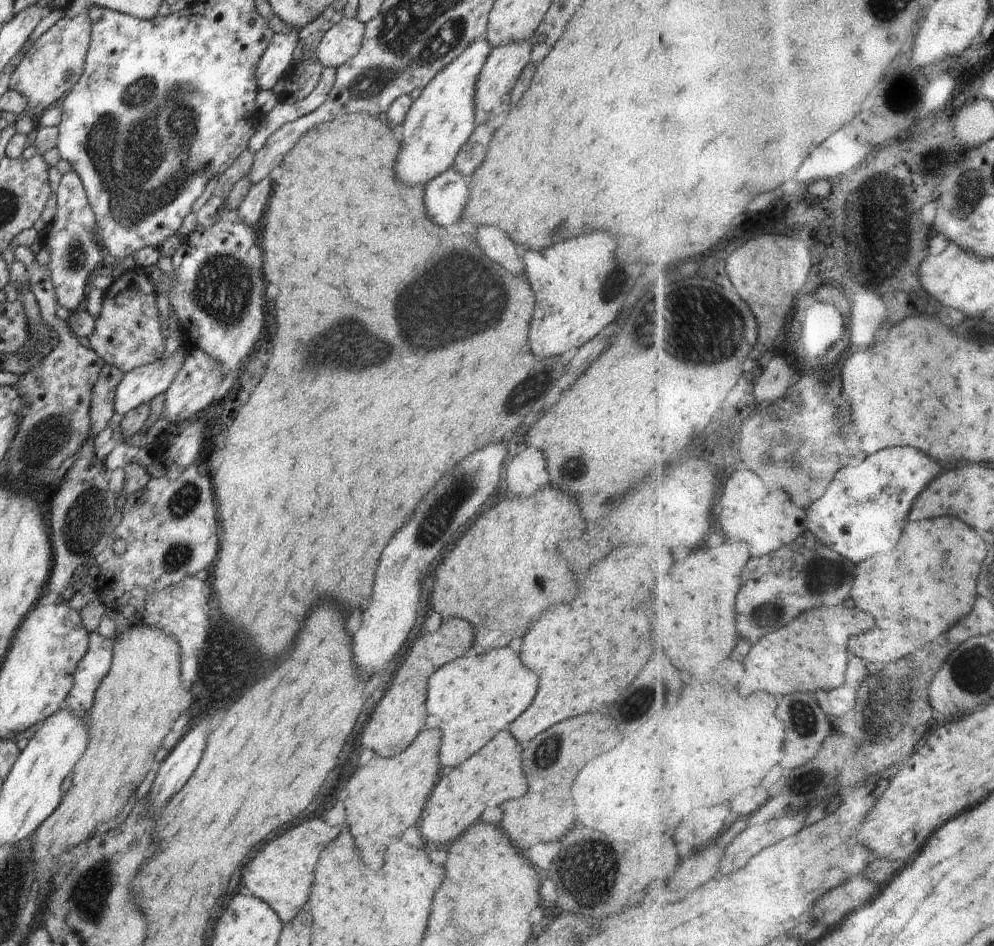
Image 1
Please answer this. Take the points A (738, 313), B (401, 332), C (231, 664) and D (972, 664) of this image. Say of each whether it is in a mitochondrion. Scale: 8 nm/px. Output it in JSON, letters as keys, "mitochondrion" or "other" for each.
{"A":"mitochondrion","B":"mitochondrion","C":"mitochondrion","D":"mitochondrion"}

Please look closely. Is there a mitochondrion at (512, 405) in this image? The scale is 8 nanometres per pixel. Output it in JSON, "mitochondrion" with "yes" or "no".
{"mitochondrion":"no"}

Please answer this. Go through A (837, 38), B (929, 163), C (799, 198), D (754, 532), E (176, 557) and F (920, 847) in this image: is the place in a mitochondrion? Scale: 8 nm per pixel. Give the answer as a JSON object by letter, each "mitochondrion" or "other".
{"A":"other","B":"mitochondrion","C":"other","D":"other","E":"mitochondrion","F":"other"}

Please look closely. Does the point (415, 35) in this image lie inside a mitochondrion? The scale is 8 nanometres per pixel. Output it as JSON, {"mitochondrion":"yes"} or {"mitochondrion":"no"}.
{"mitochondrion":"yes"}

